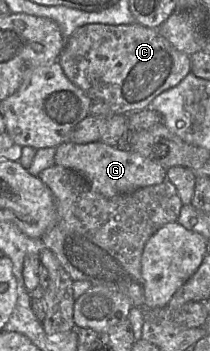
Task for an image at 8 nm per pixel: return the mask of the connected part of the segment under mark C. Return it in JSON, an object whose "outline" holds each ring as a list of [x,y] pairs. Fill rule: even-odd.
{"outline":[[[138,23],[126,25],[88,24],[78,28],[67,40],[58,60],[66,77],[80,88],[91,100],[103,101],[111,109],[112,115],[129,115],[130,113],[144,110],[149,107],[152,100],[162,92],[178,85],[191,72],[190,56],[177,50],[160,33],[158,28],[148,28]]]}

